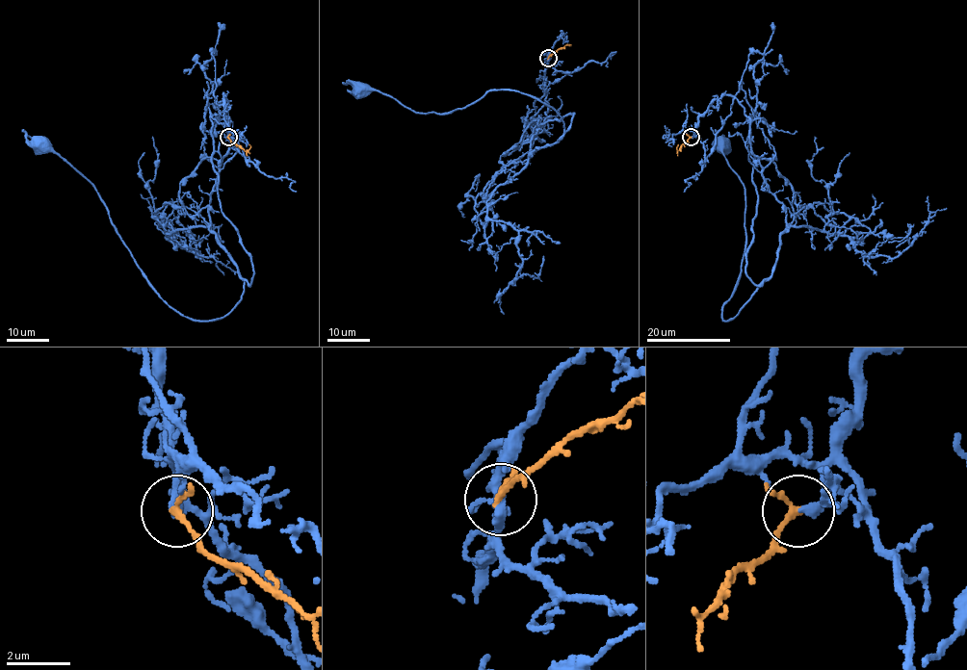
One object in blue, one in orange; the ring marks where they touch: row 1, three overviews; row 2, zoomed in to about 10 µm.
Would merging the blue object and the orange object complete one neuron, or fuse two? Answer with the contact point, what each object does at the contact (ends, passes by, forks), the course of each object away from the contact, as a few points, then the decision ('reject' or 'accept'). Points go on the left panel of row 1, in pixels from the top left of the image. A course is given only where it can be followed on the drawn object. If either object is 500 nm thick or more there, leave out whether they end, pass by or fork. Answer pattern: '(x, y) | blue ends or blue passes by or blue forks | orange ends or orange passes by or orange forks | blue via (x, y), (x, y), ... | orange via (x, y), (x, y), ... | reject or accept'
(228, 137) | blue ends | orange passes by | blue via (227, 138), (223, 95), (229, 150), (210, 229), (244, 292), (210, 321), (160, 296), (95, 188), (42, 143) | orange via (227, 138), (246, 151), (250, 146), (248, 144) | reject

